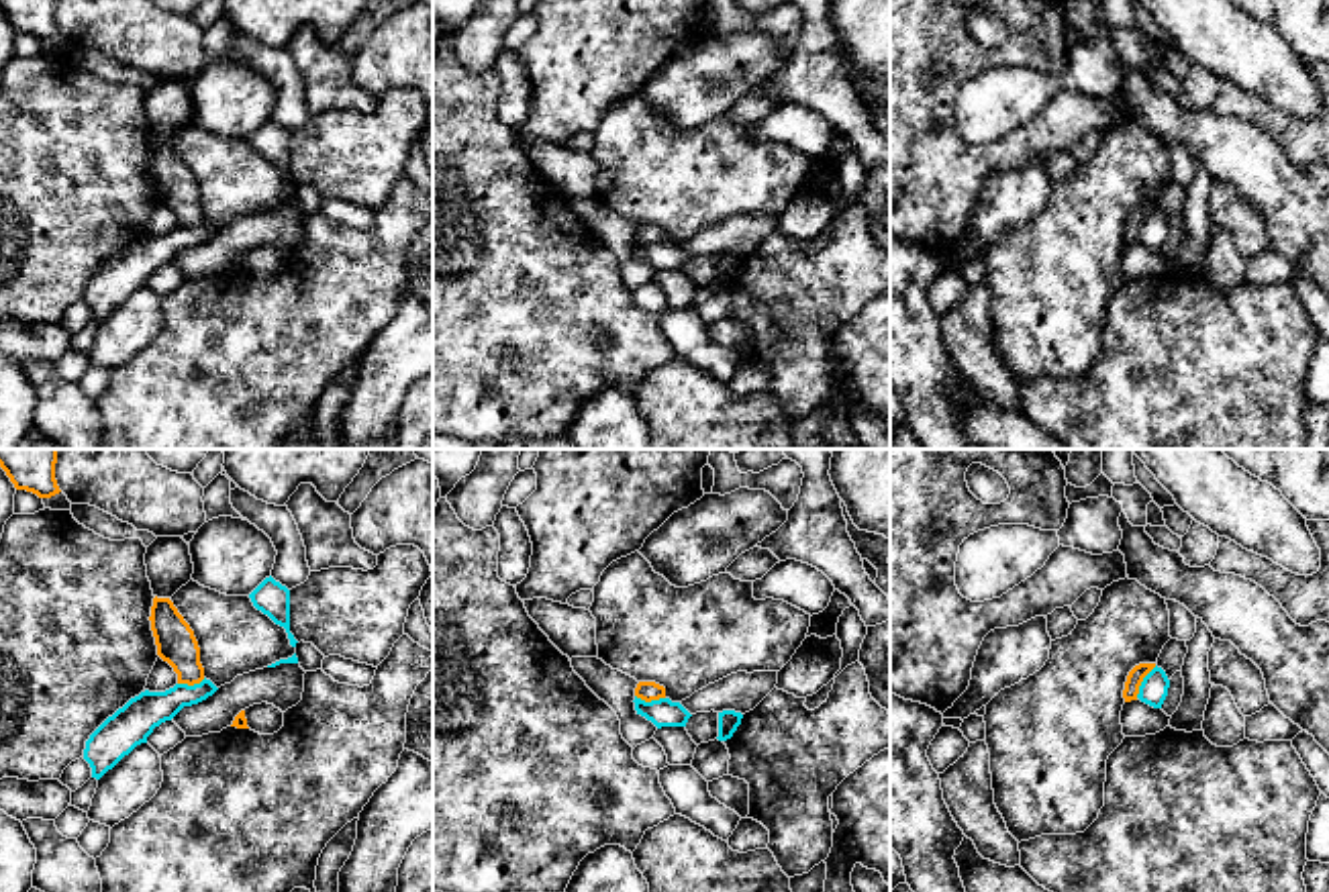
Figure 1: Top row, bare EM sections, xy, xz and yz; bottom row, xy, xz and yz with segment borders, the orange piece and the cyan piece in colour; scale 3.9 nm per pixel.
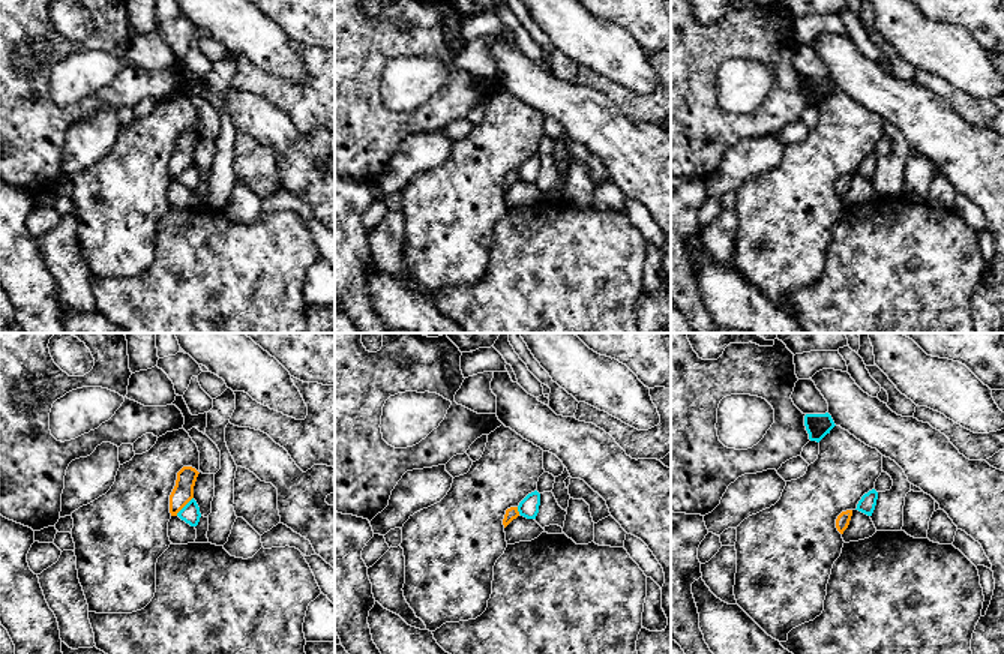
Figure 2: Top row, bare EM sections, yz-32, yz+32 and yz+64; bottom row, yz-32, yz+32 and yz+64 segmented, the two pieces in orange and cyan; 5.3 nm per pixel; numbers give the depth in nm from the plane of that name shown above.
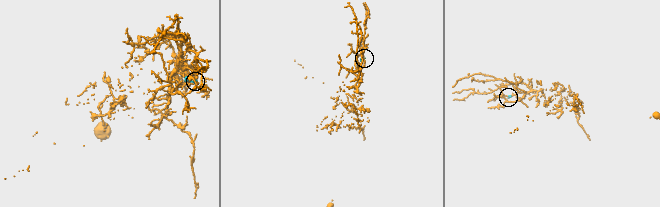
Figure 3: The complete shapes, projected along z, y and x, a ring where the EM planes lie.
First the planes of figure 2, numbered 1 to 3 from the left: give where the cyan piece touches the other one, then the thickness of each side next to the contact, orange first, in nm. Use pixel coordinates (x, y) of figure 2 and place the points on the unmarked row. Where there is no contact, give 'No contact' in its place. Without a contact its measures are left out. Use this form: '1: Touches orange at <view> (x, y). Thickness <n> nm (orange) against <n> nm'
1: Touches orange at yz-32 (185, 168). Thickness 110 nm (orange) against 100 nm
2: Touches orange at yz+32 (517, 174). Thickness 70 nm (orange) against 110 nm
3: No contact

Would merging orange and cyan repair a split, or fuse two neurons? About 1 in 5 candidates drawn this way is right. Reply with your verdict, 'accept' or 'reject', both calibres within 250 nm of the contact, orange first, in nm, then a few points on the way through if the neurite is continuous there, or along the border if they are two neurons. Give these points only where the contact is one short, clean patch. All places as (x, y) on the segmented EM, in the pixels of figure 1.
reject; 70 nm thick on the orange side, 110 nm on the other; border along yz (1156, 666), (1144, 678), (1136, 697)

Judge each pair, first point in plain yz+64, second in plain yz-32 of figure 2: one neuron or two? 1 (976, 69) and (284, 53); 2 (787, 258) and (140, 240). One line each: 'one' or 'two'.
1: one
2: one

